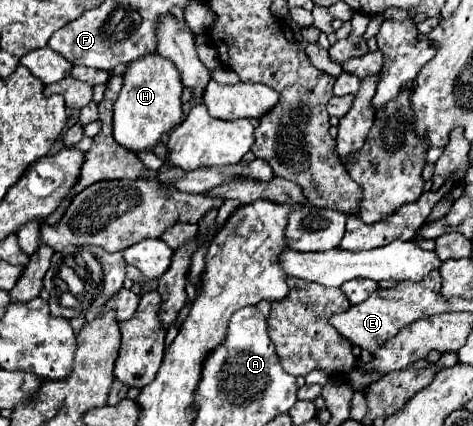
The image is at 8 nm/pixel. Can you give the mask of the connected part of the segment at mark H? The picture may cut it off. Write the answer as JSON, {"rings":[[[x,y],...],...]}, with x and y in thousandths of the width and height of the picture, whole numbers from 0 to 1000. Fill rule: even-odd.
{"rings":[[[326,122],[266,155],[258,174],[258,211],[241,239],[241,324],[279,357],[321,352],[338,319],[385,286],[385,188],[376,160],[347,131]]]}

